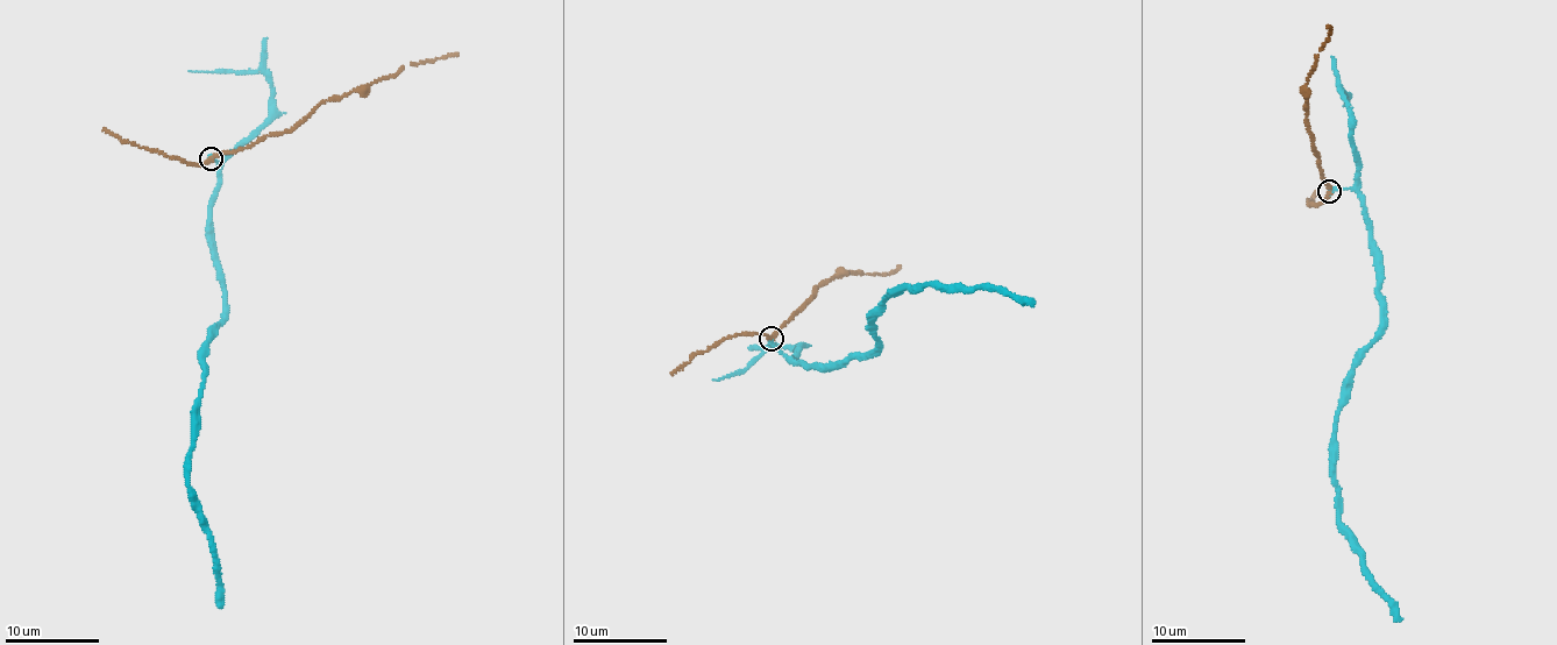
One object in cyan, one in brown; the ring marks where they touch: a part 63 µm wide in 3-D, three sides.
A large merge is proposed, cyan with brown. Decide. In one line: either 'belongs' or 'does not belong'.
belongs

